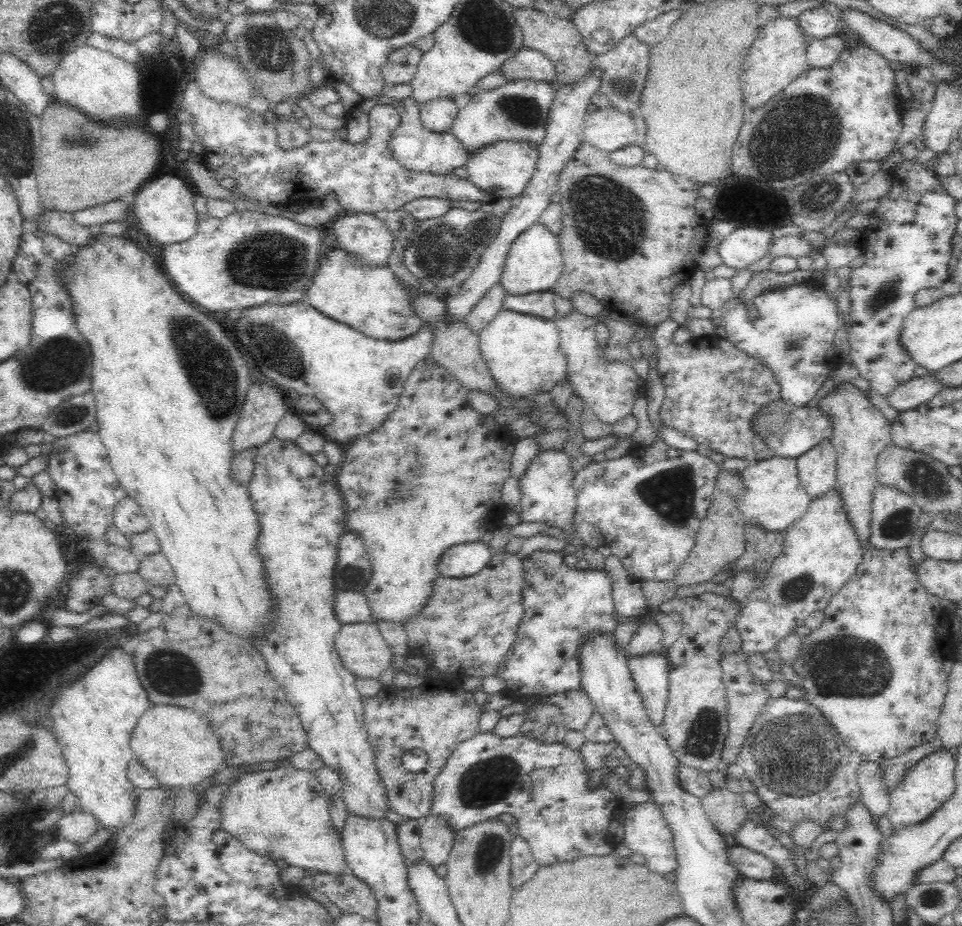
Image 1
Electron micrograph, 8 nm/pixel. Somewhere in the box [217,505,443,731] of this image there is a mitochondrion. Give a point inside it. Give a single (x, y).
(348, 572)

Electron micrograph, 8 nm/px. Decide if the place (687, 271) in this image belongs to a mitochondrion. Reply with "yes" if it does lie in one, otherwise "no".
no

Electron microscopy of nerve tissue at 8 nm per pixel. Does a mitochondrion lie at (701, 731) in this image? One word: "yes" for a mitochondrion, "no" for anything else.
yes

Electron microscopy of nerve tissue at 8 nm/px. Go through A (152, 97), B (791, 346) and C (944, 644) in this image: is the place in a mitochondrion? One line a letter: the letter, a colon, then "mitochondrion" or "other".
A: other
B: mitochondrion
C: other

